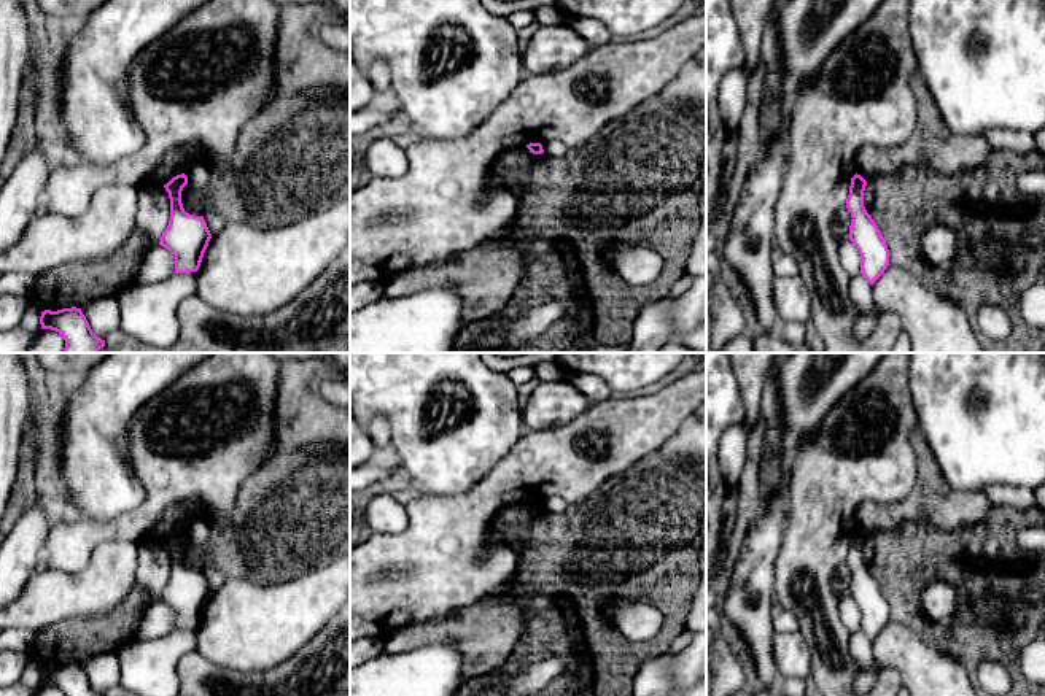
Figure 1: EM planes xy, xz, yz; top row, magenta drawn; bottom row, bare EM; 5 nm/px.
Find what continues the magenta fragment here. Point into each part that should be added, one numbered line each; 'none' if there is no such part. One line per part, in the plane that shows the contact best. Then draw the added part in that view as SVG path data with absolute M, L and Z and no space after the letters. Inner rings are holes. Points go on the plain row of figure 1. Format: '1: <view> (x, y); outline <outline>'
none

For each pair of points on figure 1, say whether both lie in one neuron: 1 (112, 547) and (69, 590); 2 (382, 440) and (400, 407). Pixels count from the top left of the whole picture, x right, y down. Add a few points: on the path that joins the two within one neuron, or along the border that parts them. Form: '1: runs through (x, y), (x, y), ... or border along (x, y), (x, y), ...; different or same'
1: runs through (101, 558), (80, 579); same
2: border along (377, 413), (388, 426), (390, 452); different

